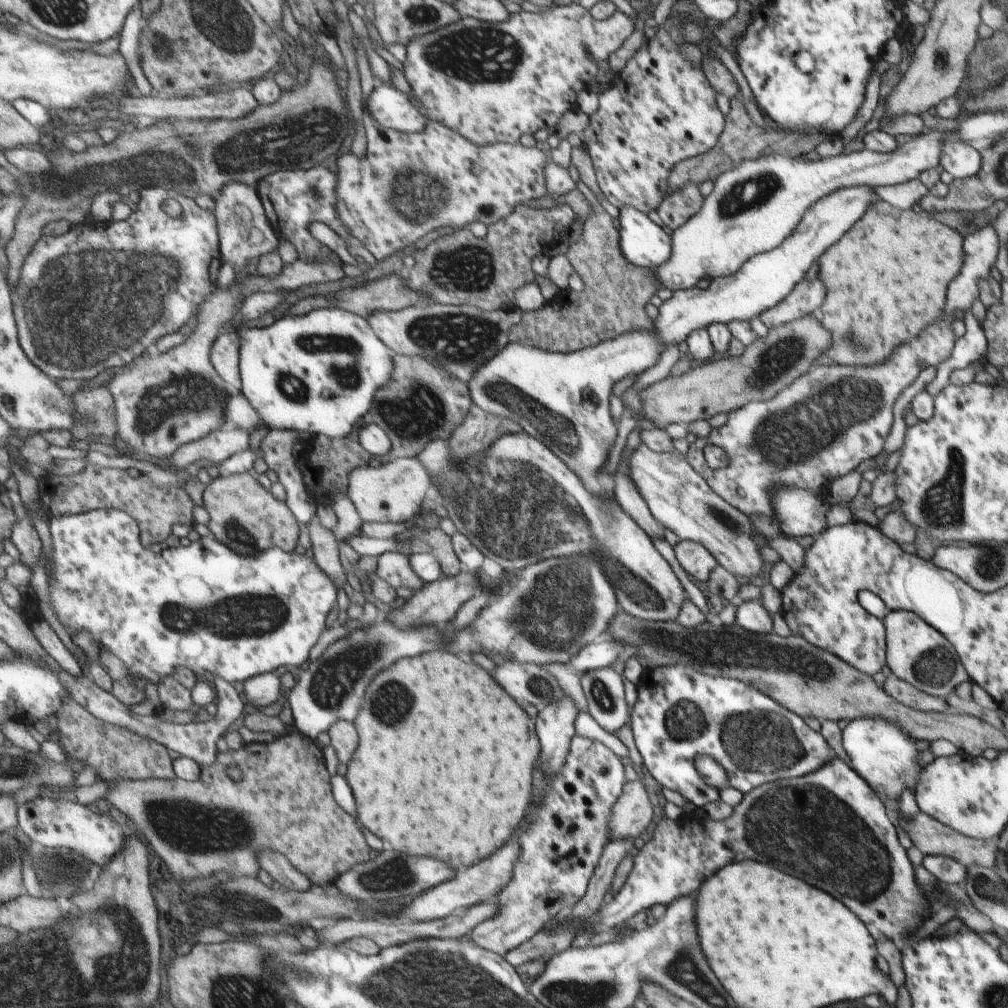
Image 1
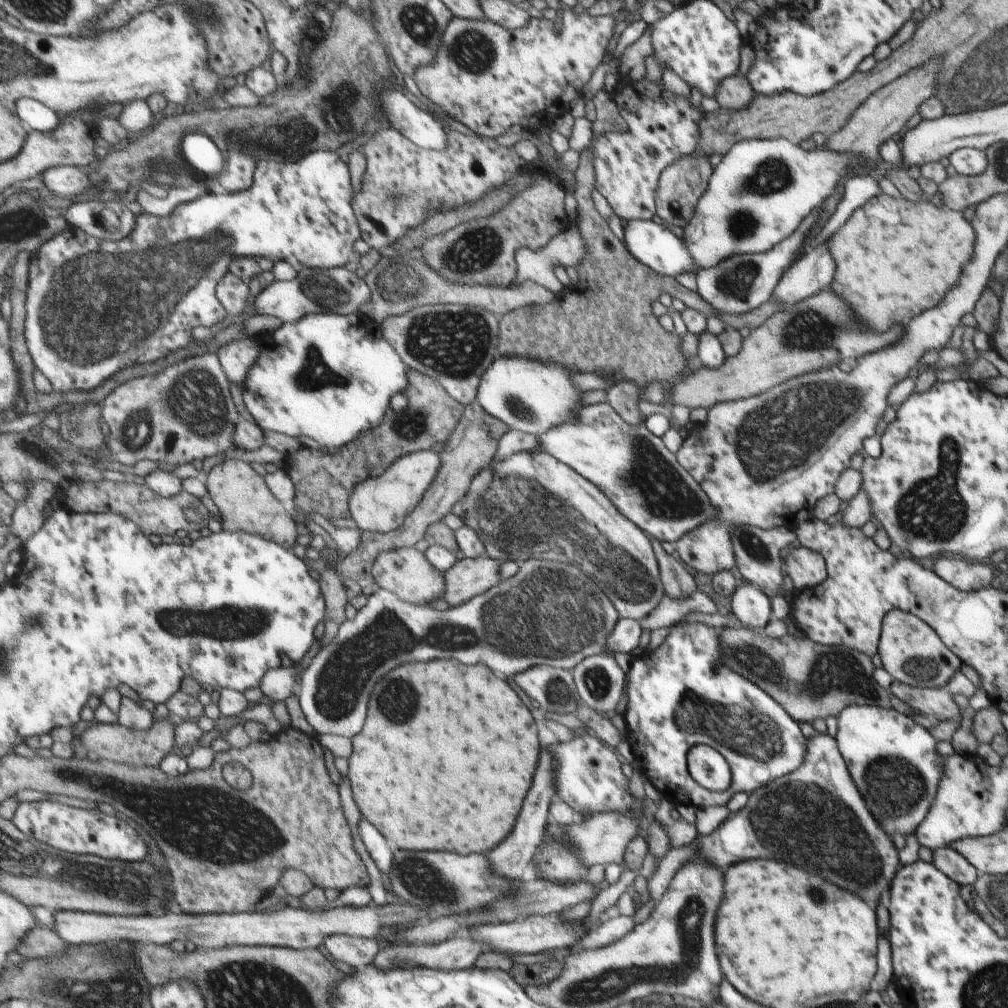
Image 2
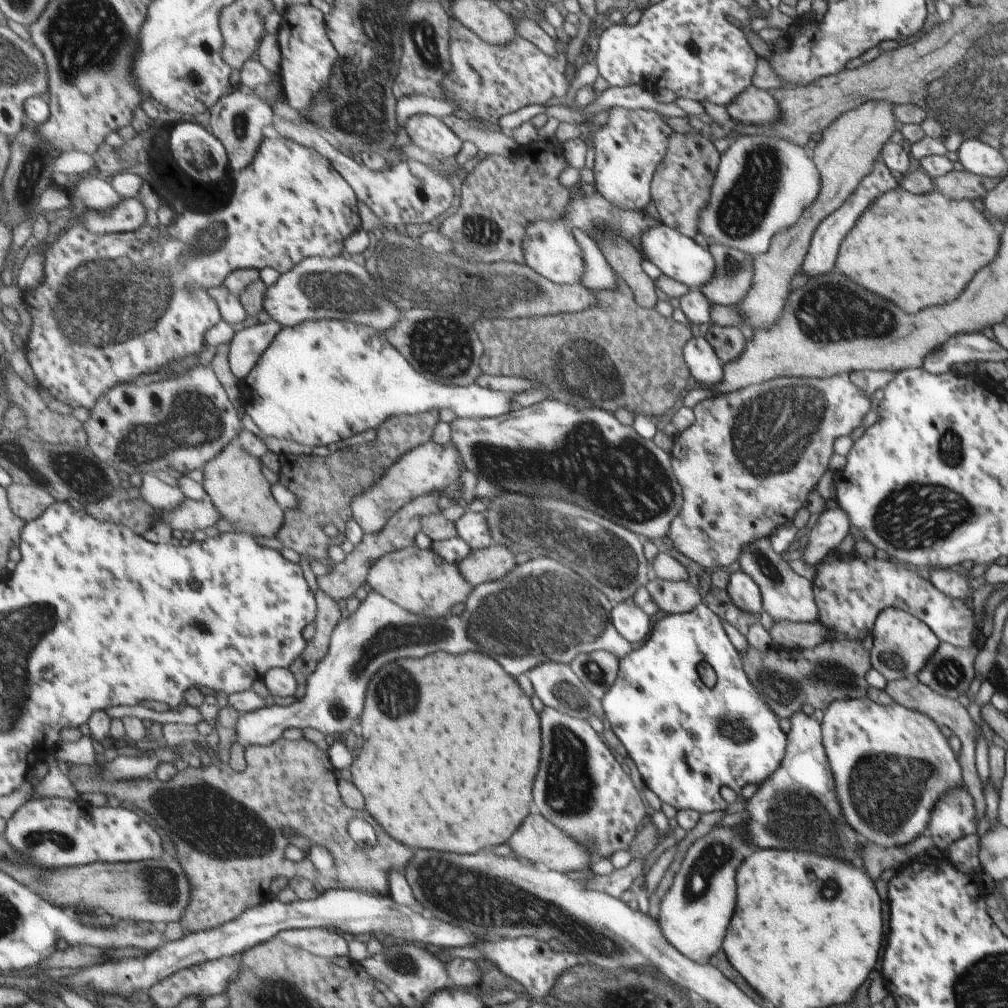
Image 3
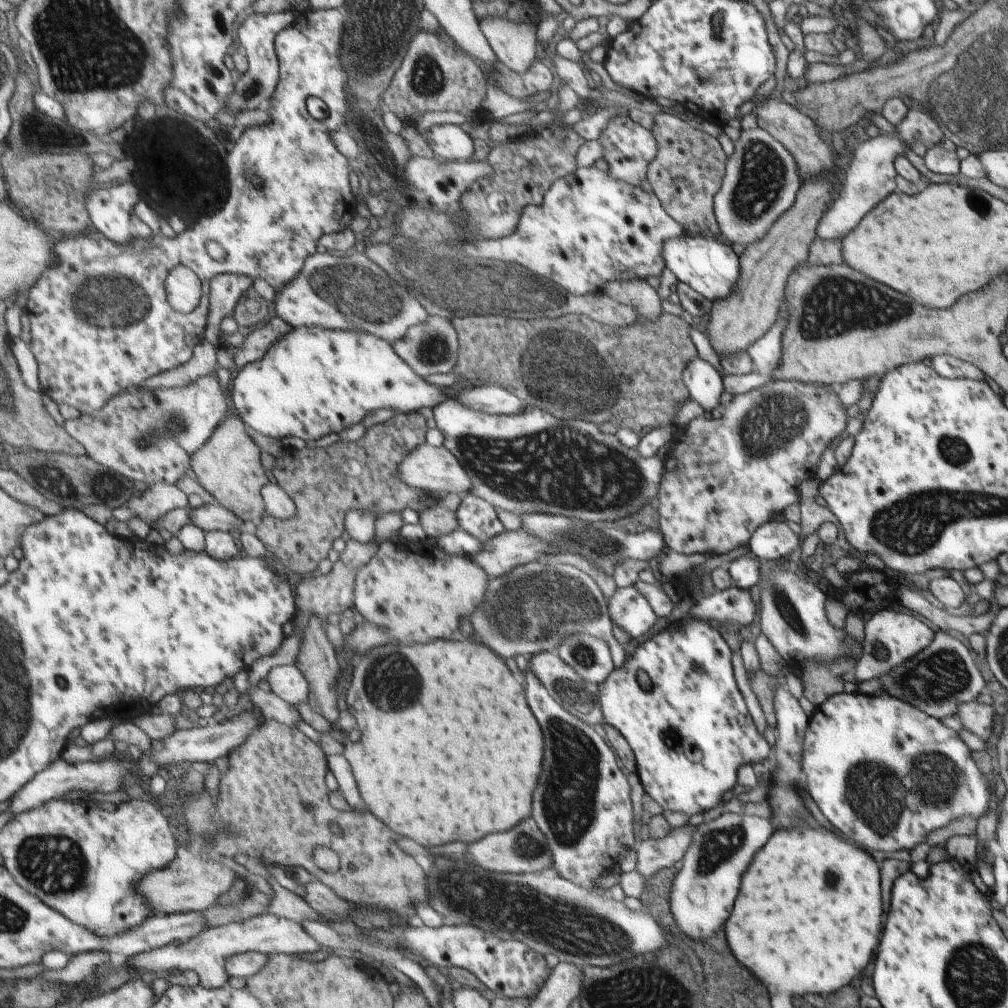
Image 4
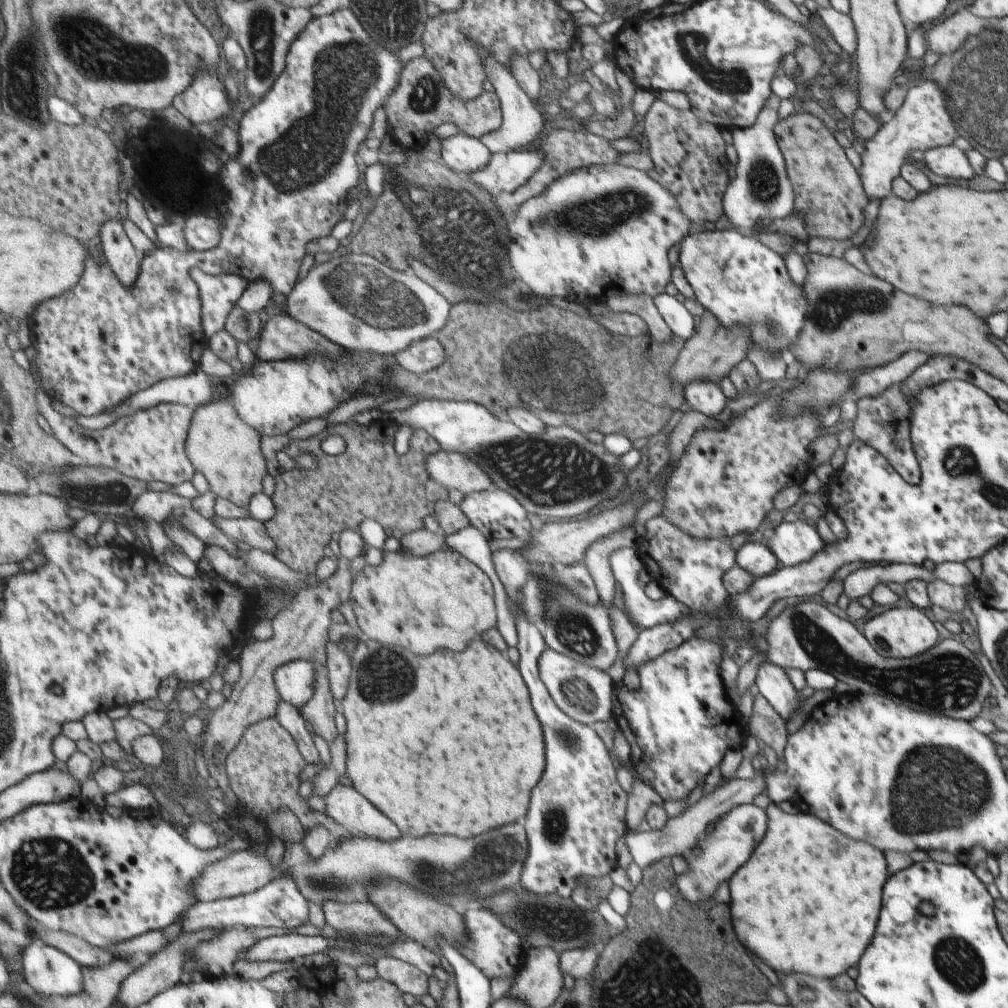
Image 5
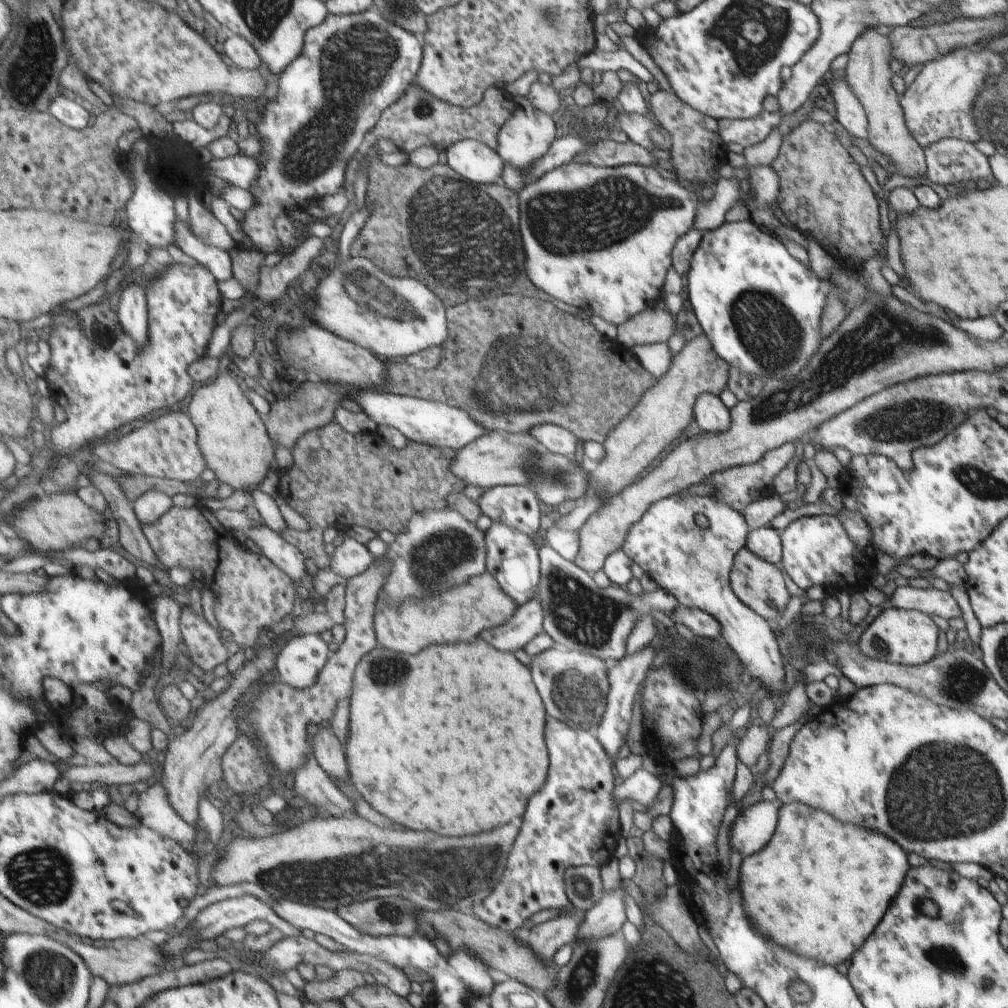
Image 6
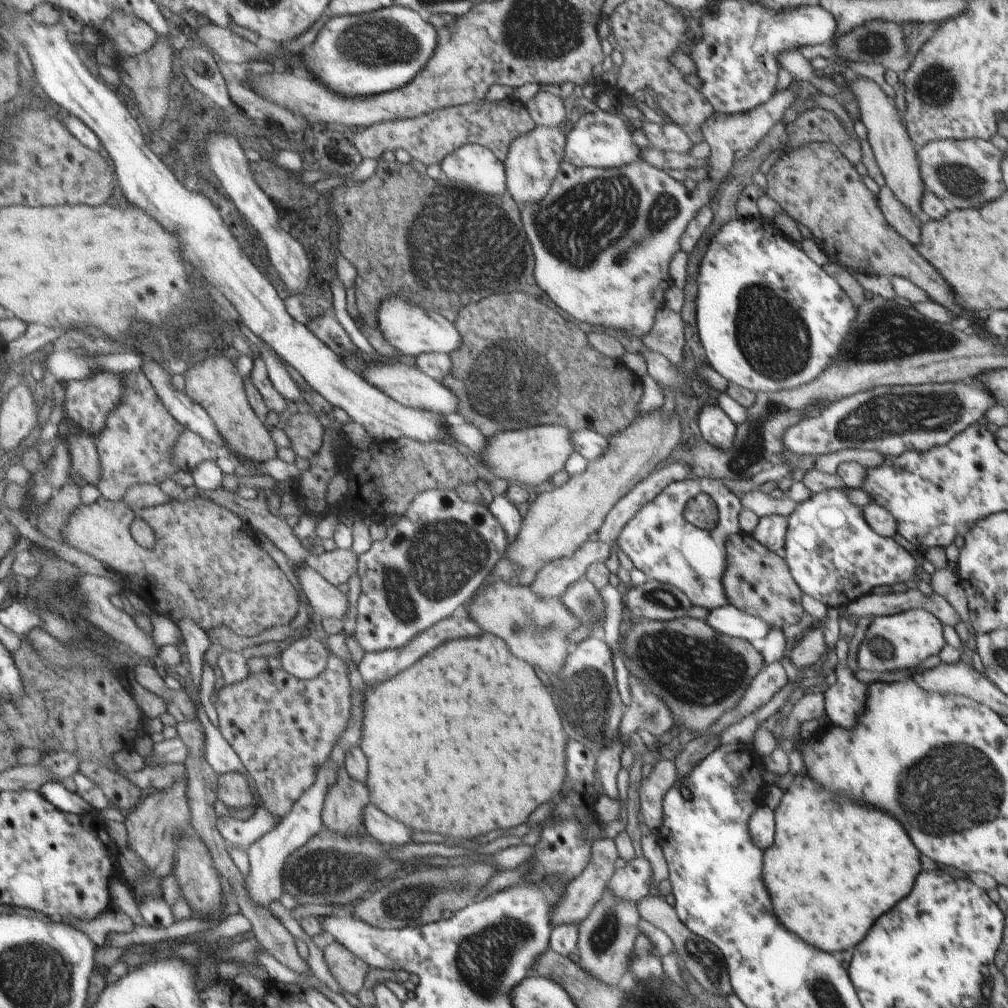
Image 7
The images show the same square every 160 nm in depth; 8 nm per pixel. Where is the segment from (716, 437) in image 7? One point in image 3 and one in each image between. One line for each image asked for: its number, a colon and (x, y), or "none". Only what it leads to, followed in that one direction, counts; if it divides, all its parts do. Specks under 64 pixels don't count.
3: (706, 368)
4: (704, 382)
5: (706, 397)
6: (711, 415)

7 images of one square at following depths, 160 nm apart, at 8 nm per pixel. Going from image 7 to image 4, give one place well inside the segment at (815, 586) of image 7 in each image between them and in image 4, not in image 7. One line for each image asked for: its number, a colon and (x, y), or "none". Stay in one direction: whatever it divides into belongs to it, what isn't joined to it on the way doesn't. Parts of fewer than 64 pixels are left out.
4: (774, 540)
5: (794, 543)
6: (817, 552)

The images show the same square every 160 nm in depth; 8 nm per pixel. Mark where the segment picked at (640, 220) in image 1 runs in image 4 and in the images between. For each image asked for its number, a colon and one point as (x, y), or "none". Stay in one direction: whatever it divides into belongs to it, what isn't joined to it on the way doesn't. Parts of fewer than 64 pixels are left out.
2: (652, 244)
3: (678, 257)
4: (710, 268)

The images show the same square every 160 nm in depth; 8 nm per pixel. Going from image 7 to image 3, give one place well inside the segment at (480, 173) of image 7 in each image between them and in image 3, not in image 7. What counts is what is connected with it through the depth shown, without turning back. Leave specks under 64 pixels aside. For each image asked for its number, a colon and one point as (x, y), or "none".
3: (430, 132)
4: (451, 141)
5: (461, 152)
6: (478, 163)

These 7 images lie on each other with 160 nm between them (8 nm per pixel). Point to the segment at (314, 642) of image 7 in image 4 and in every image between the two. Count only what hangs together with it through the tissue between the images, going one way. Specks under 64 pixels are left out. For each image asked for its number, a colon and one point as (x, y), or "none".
4: (289, 682)
5: (296, 681)
6: (301, 663)

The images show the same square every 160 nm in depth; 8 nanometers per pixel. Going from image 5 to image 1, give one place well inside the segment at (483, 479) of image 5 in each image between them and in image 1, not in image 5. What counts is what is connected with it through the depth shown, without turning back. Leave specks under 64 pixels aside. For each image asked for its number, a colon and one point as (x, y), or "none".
1: (394, 492)
2: (383, 503)
3: (431, 468)
4: (431, 468)

